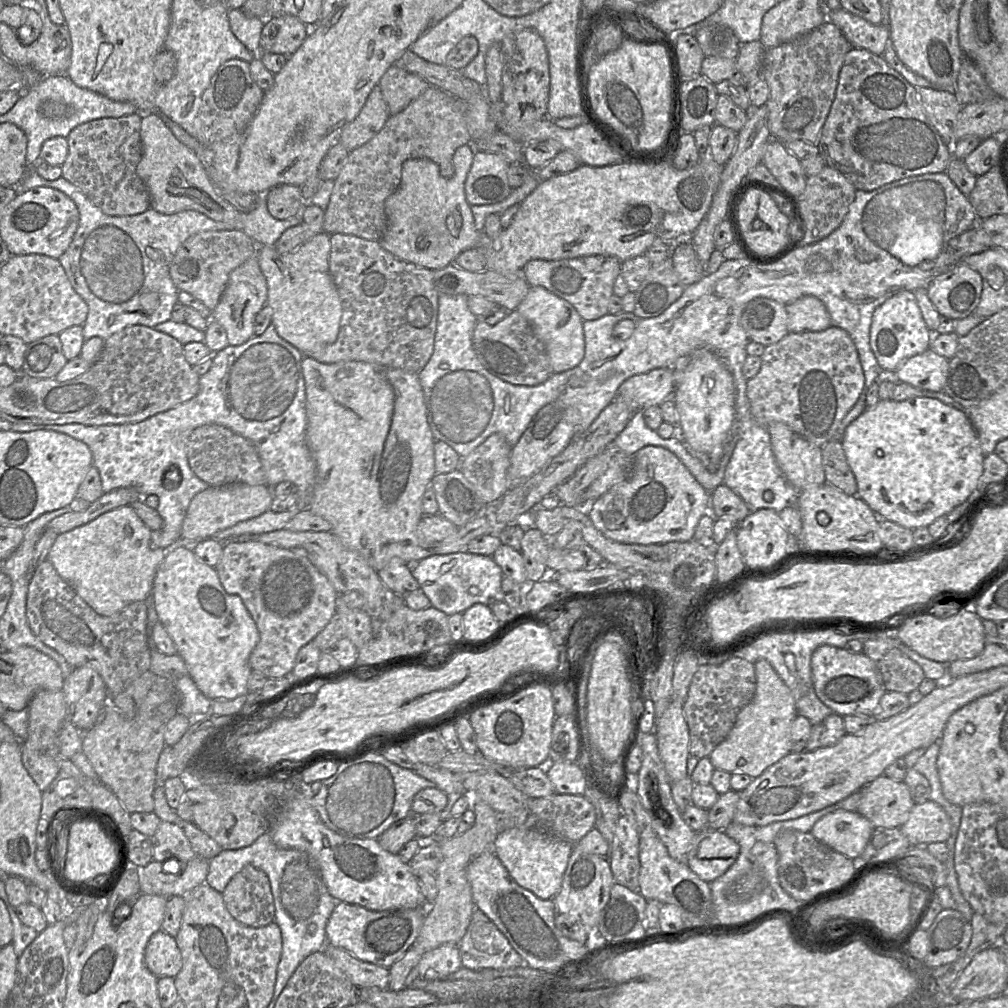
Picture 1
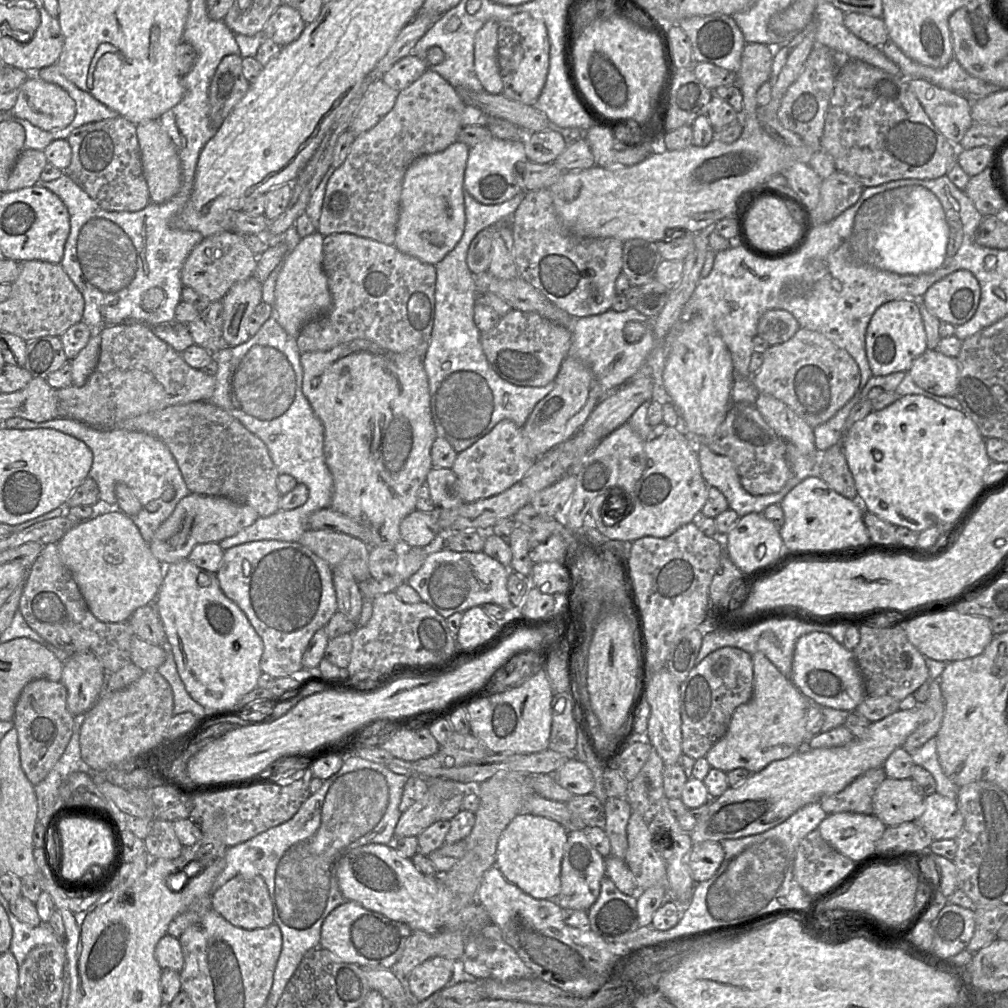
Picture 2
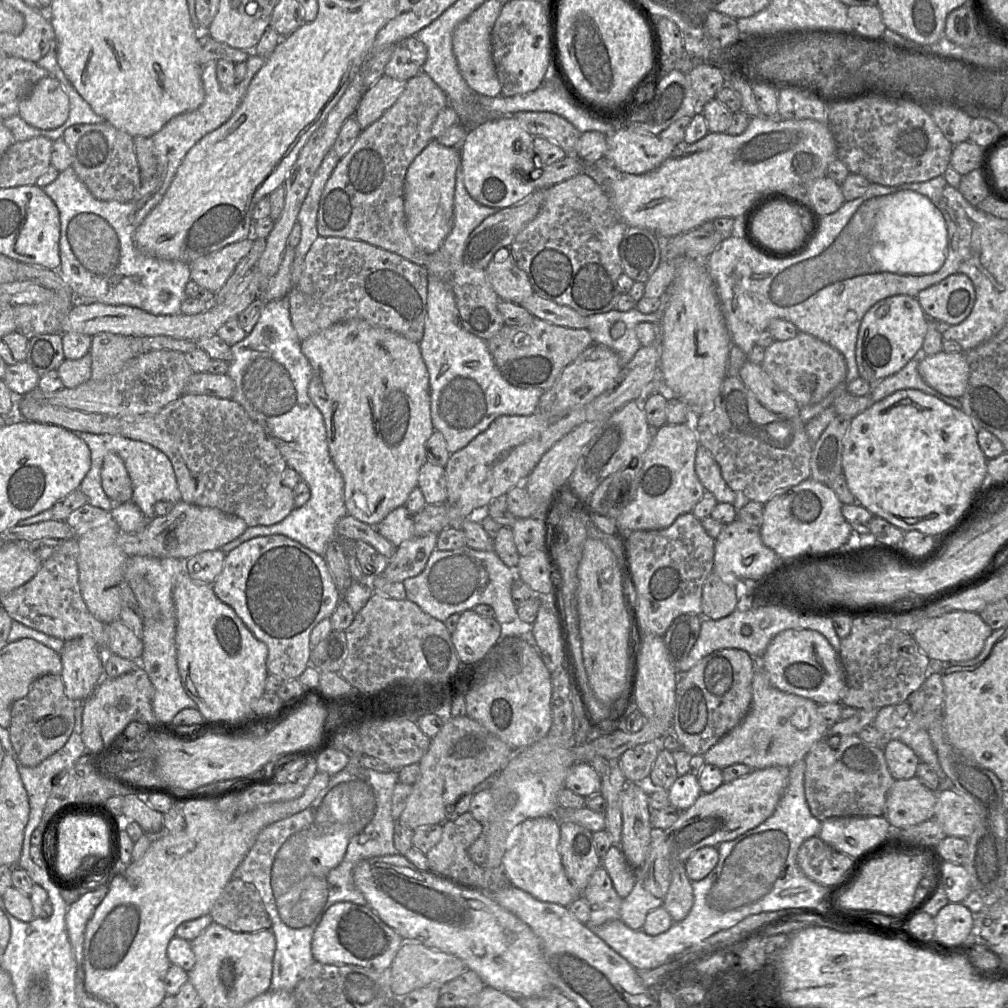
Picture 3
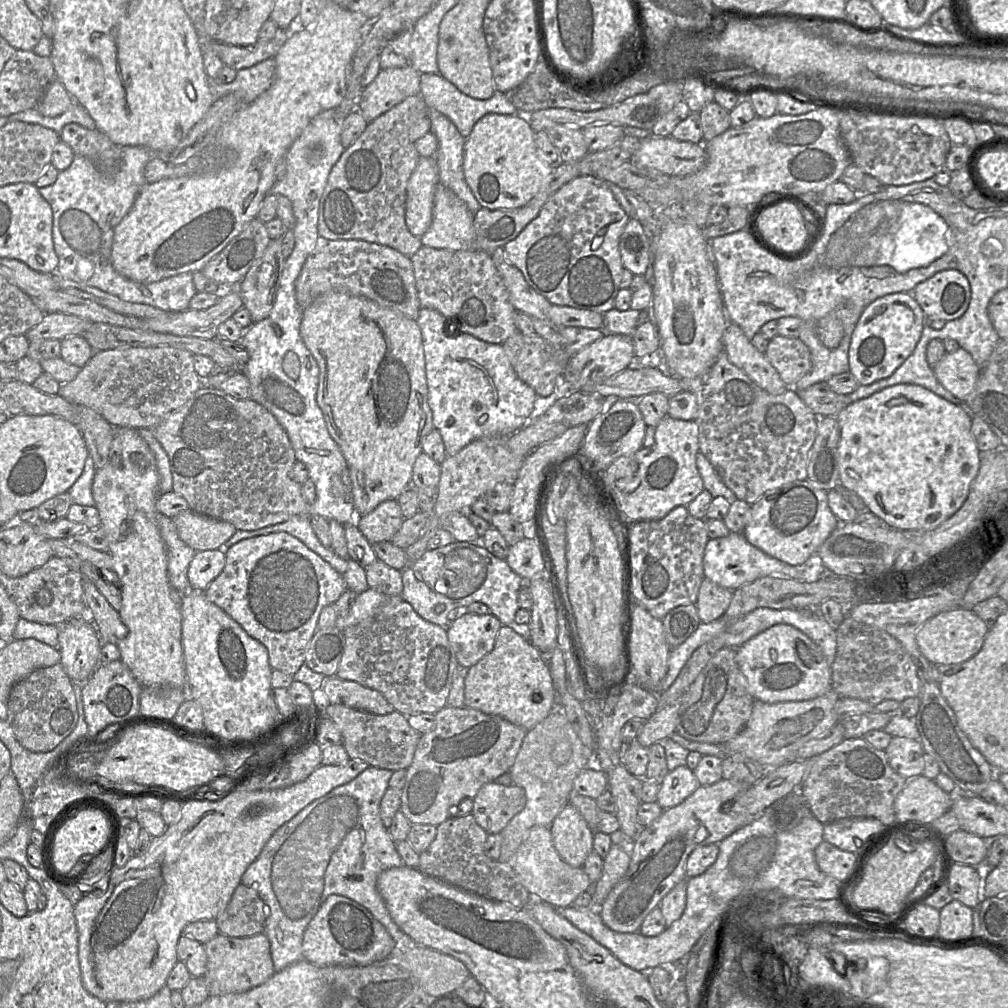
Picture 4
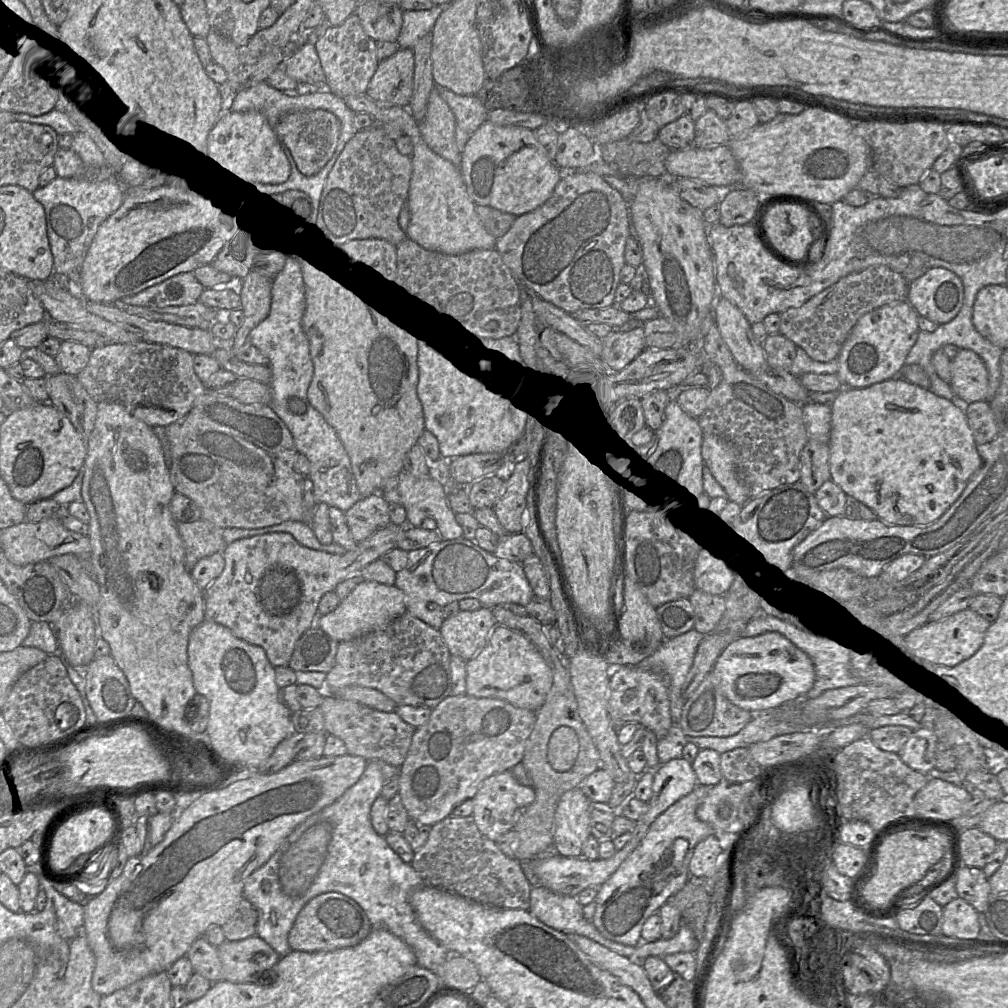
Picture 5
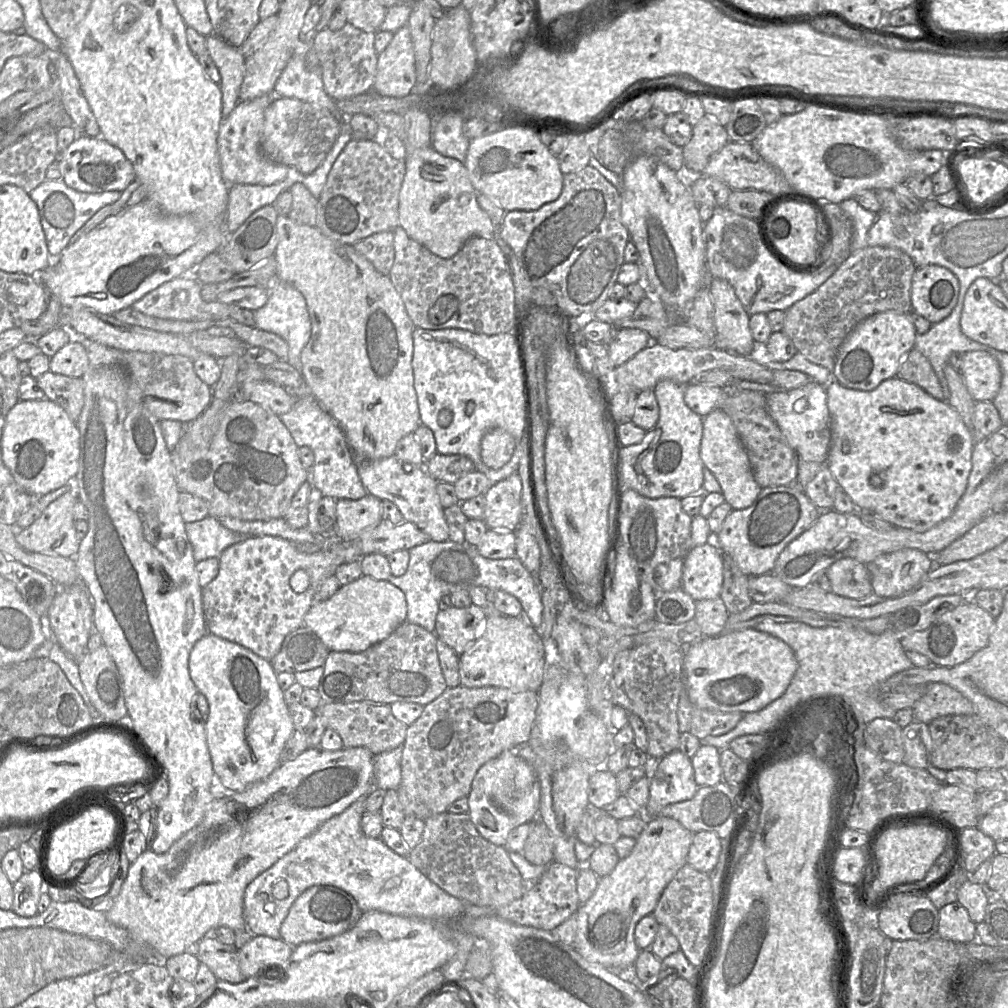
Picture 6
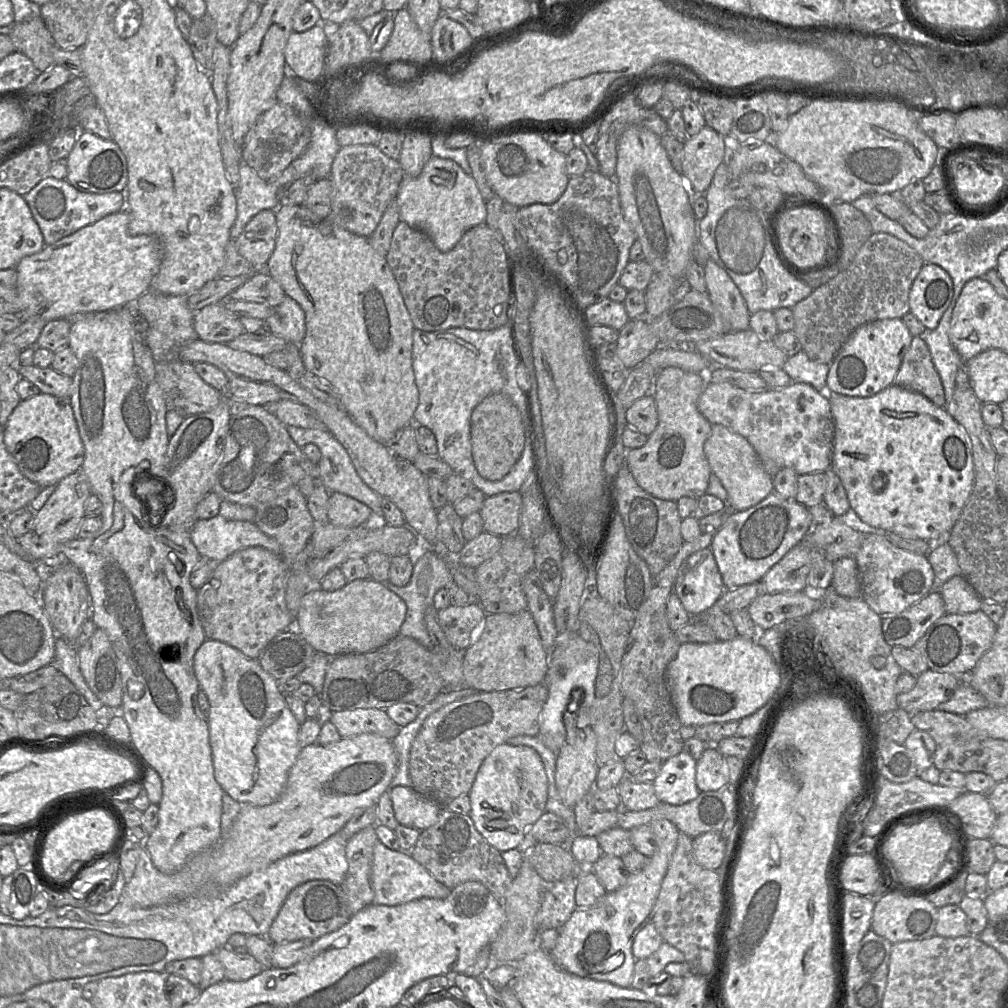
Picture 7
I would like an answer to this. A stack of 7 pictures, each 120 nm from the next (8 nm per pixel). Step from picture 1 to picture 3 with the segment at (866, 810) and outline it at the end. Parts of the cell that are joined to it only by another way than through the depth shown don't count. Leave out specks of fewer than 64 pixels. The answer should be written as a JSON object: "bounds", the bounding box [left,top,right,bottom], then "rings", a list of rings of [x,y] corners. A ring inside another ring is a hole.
{"bounds":[884,776,937,830],"rings":[[[917,776],[905,780],[895,780],[887,794],[884,816],[893,830],[900,830],[933,819],[936,804],[937,792],[926,787]]]}

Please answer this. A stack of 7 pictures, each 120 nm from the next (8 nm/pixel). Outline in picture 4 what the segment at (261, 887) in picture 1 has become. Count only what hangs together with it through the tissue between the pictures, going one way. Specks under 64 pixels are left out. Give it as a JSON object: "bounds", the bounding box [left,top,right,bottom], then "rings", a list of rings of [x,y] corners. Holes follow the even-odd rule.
{"bounds":[215,883,266,937],"rings":[[[240,883],[215,921],[219,933],[229,937],[250,937],[264,933],[266,918],[266,905],[258,892]]]}

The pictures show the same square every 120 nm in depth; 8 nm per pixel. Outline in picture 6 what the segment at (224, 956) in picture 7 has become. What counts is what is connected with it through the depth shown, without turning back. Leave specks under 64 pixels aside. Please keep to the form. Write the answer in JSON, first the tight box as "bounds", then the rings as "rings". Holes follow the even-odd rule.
{"bounds":[194,935,245,984],"rings":[[[213,935],[202,938],[194,947],[200,963],[205,964],[218,980],[238,984],[245,980],[234,945],[226,945]]]}

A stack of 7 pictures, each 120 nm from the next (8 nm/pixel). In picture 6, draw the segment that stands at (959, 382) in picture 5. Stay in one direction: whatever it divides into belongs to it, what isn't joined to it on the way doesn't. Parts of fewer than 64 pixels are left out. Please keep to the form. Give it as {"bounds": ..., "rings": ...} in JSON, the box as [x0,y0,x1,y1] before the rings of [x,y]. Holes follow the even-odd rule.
{"bounds":[960,350,1001,402],"rings":[[[982,350],[962,355],[960,374],[975,402],[992,401],[1001,384],[1001,370],[994,356]]]}

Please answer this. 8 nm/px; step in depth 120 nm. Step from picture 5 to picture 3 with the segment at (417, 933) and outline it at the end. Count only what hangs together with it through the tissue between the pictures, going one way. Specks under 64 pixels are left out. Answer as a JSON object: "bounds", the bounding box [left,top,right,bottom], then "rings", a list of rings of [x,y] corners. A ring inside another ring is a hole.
{"bounds":[233,763,398,991],"rings":[[[349,763],[345,769],[331,776],[326,788],[306,809],[265,827],[233,872],[233,879],[252,883],[256,887],[272,921],[276,948],[271,991],[293,991],[304,971],[314,963],[311,951],[313,933],[331,905],[352,902],[368,906],[366,898],[354,884],[353,870],[362,860],[398,854],[394,846],[396,821],[391,814],[392,794],[398,782],[398,771],[381,773]]]}

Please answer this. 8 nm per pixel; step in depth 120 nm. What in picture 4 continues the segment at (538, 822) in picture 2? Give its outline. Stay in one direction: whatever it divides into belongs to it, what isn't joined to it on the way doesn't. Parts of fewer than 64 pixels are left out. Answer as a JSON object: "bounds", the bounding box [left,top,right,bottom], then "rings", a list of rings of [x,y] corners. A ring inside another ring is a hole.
{"bounds":[510,826,591,907],"rings":[[[549,826],[533,827],[510,861],[516,875],[530,894],[537,895],[553,907],[569,907],[575,899],[591,887],[588,875],[582,868],[567,864],[557,853]]]}

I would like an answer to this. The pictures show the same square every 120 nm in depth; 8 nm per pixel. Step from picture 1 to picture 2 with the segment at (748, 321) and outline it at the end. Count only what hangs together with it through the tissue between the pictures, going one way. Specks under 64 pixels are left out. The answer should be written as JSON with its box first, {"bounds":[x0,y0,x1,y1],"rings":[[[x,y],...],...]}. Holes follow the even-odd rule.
{"bounds":[757,309,800,345],"rings":[[[769,309],[759,319],[757,335],[770,345],[788,341],[800,328],[799,322],[787,310]]]}

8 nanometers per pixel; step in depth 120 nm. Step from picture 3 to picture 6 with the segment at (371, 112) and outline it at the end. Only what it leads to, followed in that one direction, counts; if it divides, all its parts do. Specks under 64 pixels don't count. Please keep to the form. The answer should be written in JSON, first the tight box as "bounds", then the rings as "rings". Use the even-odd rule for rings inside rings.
{"bounds":[372,25,415,98],"rings":[[[406,25],[393,34],[386,49],[378,54],[372,91],[381,96],[402,98],[412,93],[415,83],[415,54]]]}

